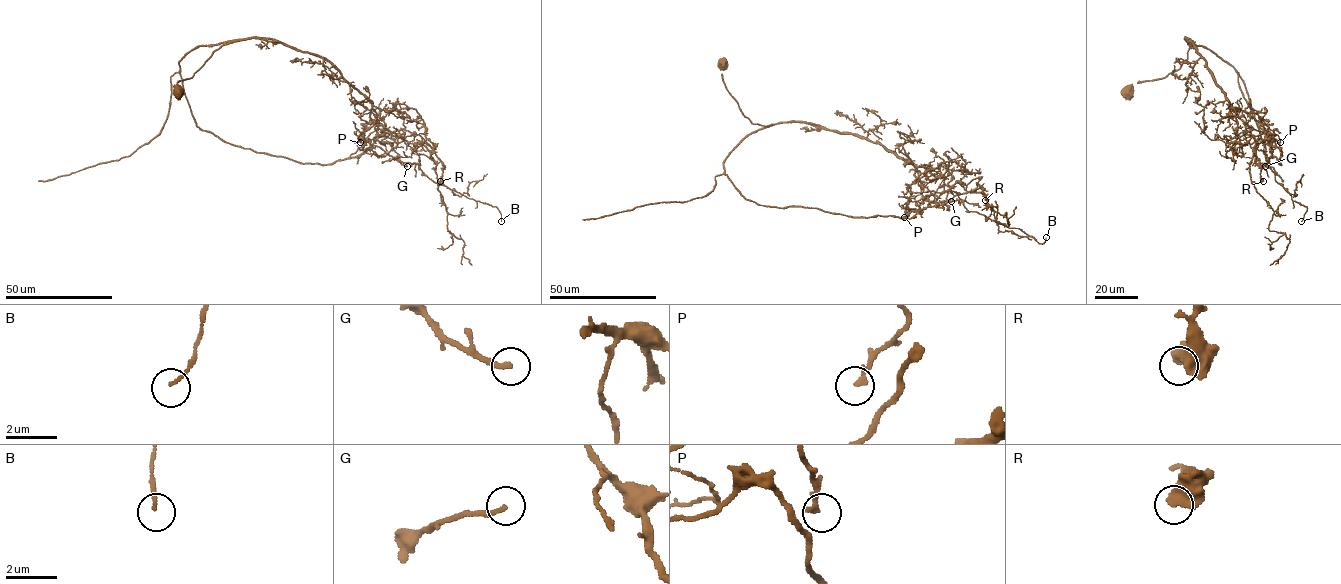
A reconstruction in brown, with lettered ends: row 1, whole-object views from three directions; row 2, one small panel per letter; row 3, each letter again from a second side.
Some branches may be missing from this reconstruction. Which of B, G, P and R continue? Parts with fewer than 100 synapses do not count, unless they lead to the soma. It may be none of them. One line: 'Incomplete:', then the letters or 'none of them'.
Incomplete: none of them

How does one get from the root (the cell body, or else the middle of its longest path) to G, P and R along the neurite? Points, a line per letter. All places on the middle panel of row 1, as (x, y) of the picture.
G: (723, 64), (726, 88), (753, 124), (807, 122), (878, 142), (916, 166), (929, 202), (925, 208), (951, 201)
P: (723, 64), (726, 88), (753, 124), (807, 122), (878, 142), (911, 162), (916, 179), (906, 188), (904, 217)
R: (723, 64), (726, 88), (753, 124), (807, 122), (878, 142), (916, 166), (925, 208), (957, 182), (985, 200)

